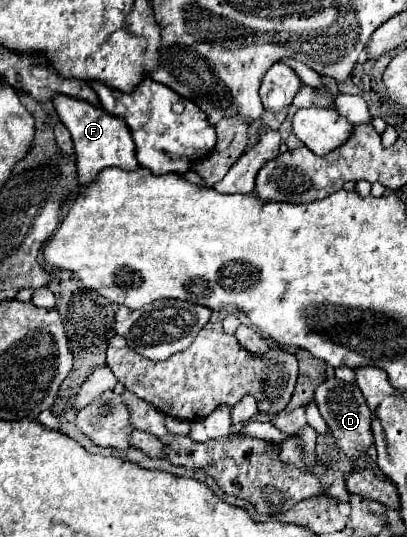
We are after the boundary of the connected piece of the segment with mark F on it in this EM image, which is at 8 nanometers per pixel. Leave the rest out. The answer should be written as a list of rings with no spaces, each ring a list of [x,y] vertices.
[[[55,96],[53,104],[55,104],[55,110],[57,110],[61,122],[67,126],[67,130],[73,136],[79,186],[87,186],[87,184],[95,182],[99,172],[109,166],[117,166],[121,170],[137,170],[139,168],[131,132],[127,130],[127,124],[121,118],[107,114],[103,108],[95,108],[83,100],[73,100],[67,96]]]

